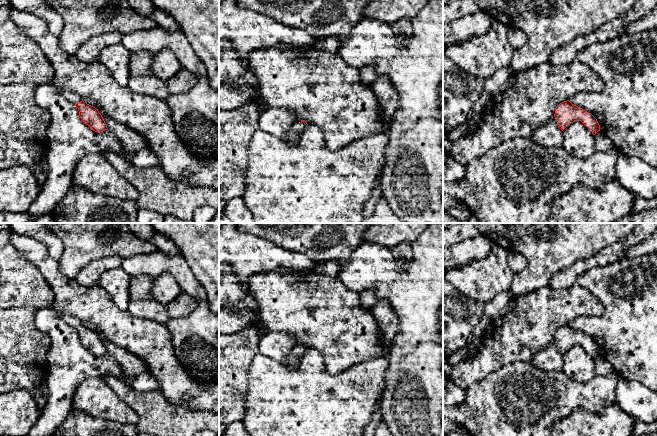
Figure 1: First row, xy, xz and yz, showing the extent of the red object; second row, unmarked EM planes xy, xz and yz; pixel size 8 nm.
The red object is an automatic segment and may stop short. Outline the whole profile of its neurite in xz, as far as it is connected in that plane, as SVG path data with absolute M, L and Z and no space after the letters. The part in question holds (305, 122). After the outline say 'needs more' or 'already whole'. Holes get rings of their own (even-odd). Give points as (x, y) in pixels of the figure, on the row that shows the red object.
M295 120L295 122L288 130L288 135L284 142L290 147L298 146L301 139L301 135L304 132L307 125L307 121L305 120Z; needs more

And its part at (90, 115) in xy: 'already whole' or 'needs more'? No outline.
needs more

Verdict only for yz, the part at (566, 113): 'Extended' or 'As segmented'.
As segmented

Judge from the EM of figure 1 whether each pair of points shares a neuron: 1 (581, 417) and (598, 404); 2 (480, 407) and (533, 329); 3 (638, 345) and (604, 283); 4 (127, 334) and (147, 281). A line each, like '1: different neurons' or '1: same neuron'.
1: different neurons
2: different neurons
3: same neuron
4: different neurons

